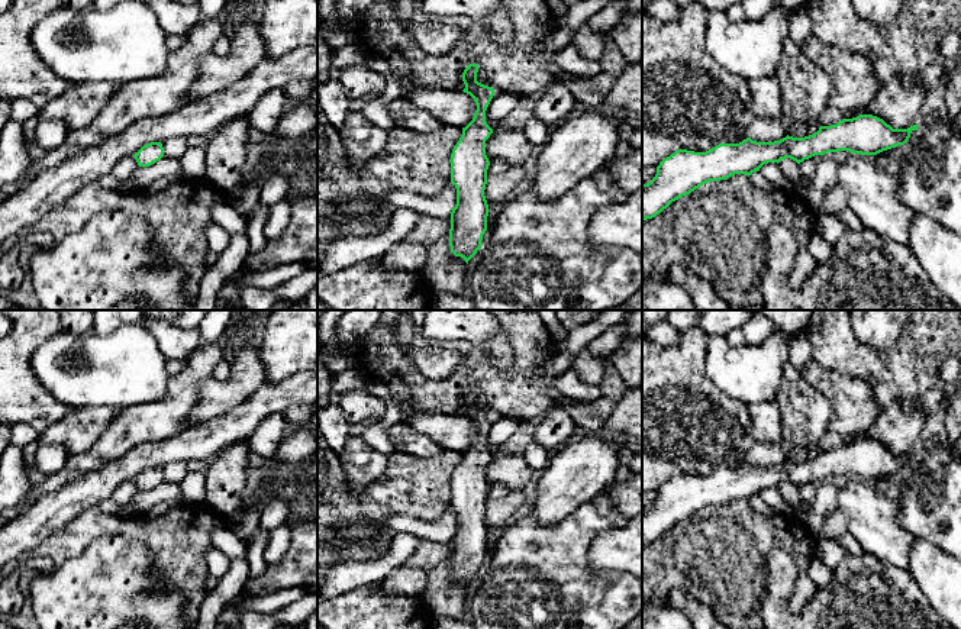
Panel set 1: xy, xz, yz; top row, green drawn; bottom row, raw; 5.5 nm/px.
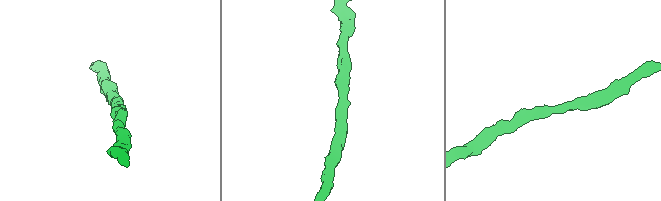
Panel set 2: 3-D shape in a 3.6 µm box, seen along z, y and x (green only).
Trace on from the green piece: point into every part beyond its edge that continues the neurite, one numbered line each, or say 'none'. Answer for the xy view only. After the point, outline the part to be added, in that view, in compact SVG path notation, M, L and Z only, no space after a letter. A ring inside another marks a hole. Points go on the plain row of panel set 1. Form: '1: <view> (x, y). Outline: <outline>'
none

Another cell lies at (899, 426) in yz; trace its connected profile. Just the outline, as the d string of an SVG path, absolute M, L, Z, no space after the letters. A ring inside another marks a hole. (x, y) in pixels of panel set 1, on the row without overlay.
M896 400L878 412L873 426L862 433L849 435L844 443L873 439L893 454L907 454L920 445L926 415L910 400Z

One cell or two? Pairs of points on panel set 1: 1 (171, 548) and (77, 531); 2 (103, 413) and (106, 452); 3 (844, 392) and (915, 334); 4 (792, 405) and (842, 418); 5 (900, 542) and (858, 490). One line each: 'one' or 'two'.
1: one
2: two
3: two
4: two
5: one

